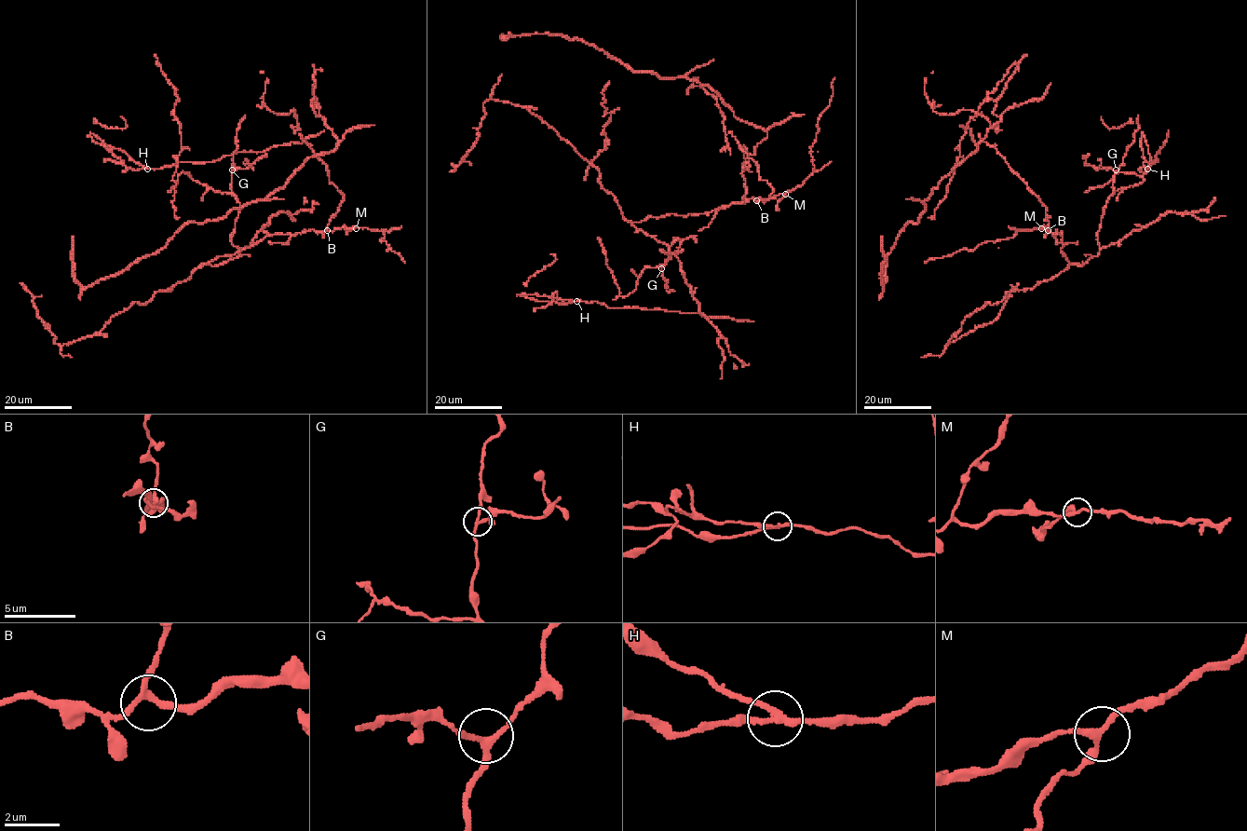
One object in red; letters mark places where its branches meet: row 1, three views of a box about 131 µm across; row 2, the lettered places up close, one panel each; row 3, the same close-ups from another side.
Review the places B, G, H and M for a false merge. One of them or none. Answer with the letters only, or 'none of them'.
H

